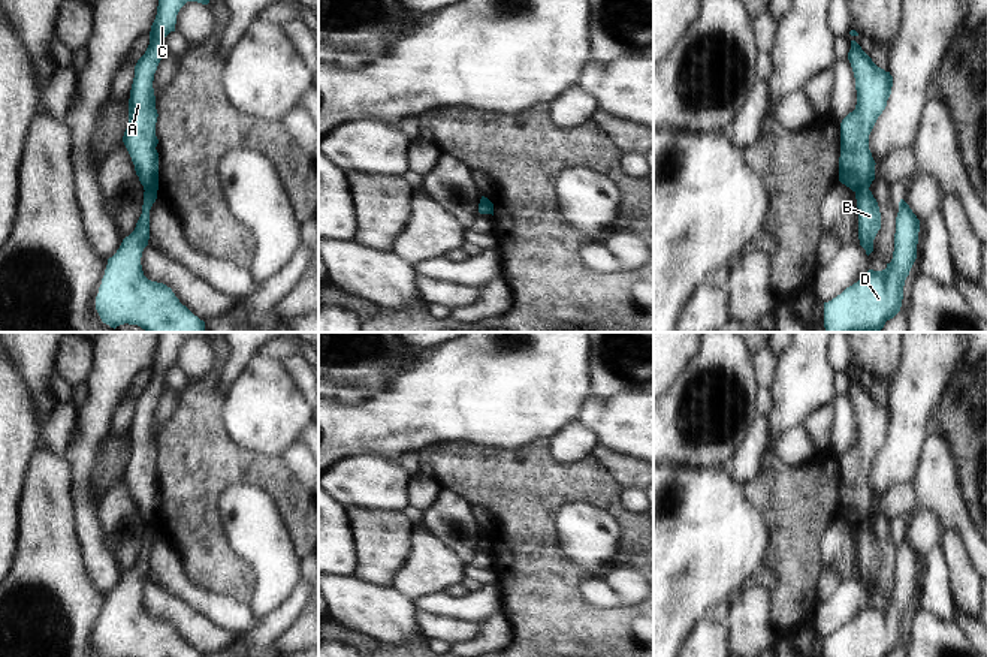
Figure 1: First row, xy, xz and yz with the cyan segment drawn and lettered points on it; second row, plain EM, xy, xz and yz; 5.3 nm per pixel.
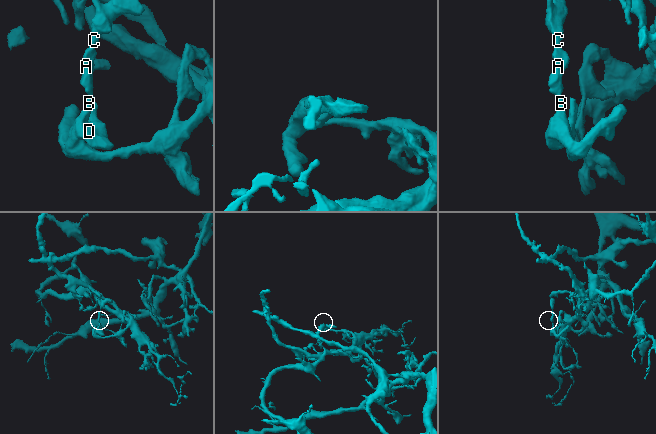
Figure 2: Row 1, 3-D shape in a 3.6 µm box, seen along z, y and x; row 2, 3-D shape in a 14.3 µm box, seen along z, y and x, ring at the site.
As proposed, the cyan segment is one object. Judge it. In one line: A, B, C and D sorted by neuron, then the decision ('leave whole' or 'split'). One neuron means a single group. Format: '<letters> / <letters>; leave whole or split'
A C / B D; split

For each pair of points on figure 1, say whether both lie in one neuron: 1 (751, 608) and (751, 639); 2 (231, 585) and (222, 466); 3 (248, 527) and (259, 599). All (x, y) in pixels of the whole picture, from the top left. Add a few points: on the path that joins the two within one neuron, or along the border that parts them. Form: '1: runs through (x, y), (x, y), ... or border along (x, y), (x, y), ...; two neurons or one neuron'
1: runs through (751, 615), (751, 632); one neuron
2: runs through (207, 555), (207, 496); one neuron
3: runs through (263, 545), (263, 581); one neuron

